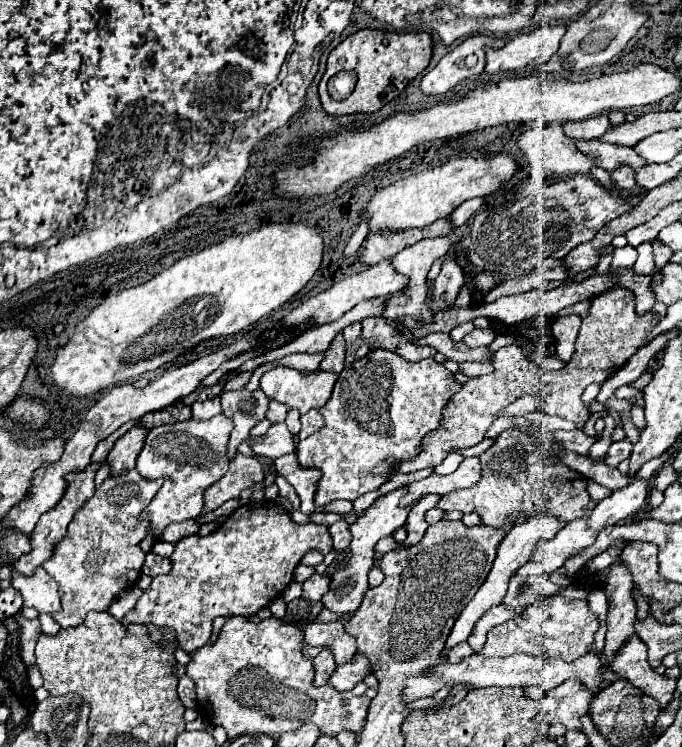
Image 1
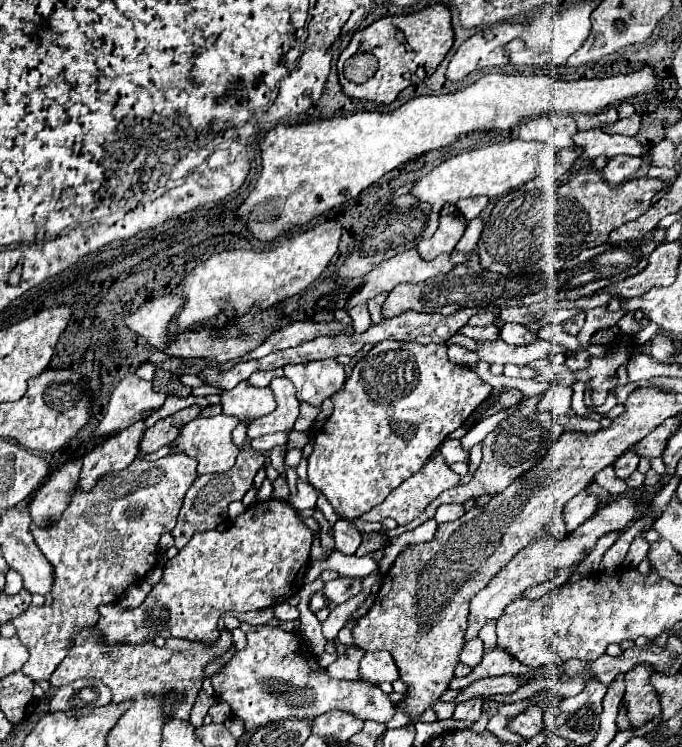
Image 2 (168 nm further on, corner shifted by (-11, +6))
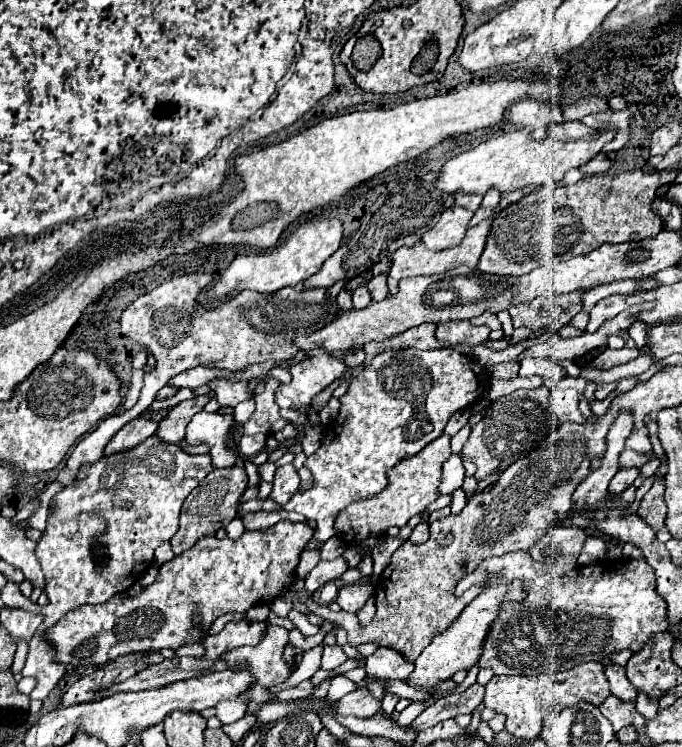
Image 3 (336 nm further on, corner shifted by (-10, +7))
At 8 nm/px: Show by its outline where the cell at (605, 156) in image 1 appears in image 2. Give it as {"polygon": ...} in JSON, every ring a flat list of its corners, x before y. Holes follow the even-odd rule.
{"polygon":[[601,128,595,130,585,130,585,132,577,132,573,134,573,142,577,146,585,148,585,156,589,156,591,160,595,160,597,156,607,156,607,158,615,158,619,154,627,154,627,156,641,156,643,146,629,136,609,136,605,134]]}

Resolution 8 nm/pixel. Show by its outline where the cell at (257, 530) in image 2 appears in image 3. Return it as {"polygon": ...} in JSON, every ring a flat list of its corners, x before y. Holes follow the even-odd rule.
{"polygon":[[278,521,264,531,244,531,236,541,200,537,194,547,164,563,156,581,144,587,140,595,116,595,102,605,80,605,48,629,46,639,54,641,58,661,66,665,104,665,128,653,200,643,220,615,230,611,246,613,254,605,268,605,286,595,296,581,300,553,312,535,314,529,308,523],[194,613,202,629,194,623]]}

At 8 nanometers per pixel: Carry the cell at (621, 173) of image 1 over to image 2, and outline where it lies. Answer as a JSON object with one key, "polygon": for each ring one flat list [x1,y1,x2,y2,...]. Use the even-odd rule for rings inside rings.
{"polygon":[[617,156,617,158,611,158,605,164,603,176,607,178,607,182,619,184,619,182,625,182,627,178,635,176,639,166,641,166,641,158,639,156]]}

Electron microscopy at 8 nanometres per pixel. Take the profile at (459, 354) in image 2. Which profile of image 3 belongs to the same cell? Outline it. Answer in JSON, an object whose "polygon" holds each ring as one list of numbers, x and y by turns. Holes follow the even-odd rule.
{"polygon":[[450,321,438,325,436,329,436,339,446,343,448,347,456,347,456,345,476,347,484,343,488,335,490,335,488,327,476,327,470,321]]}

